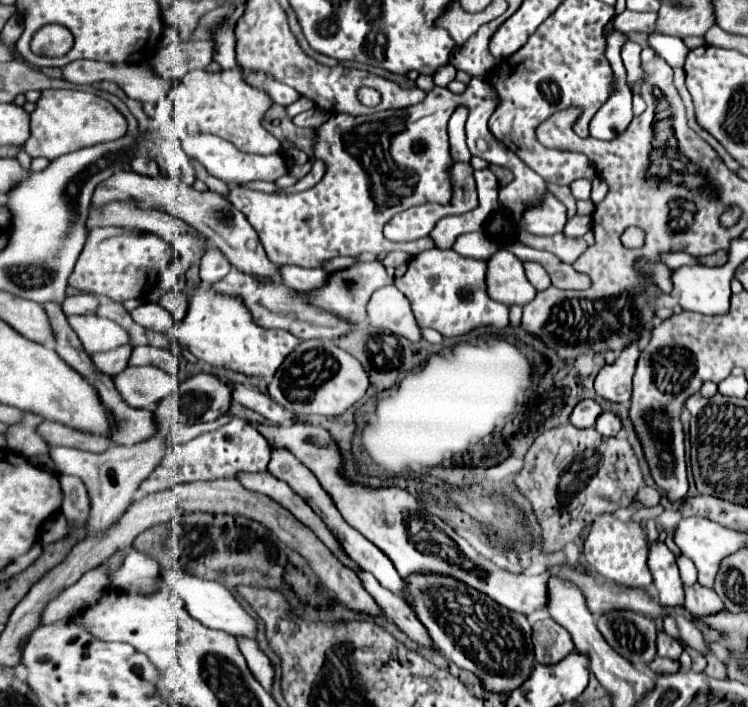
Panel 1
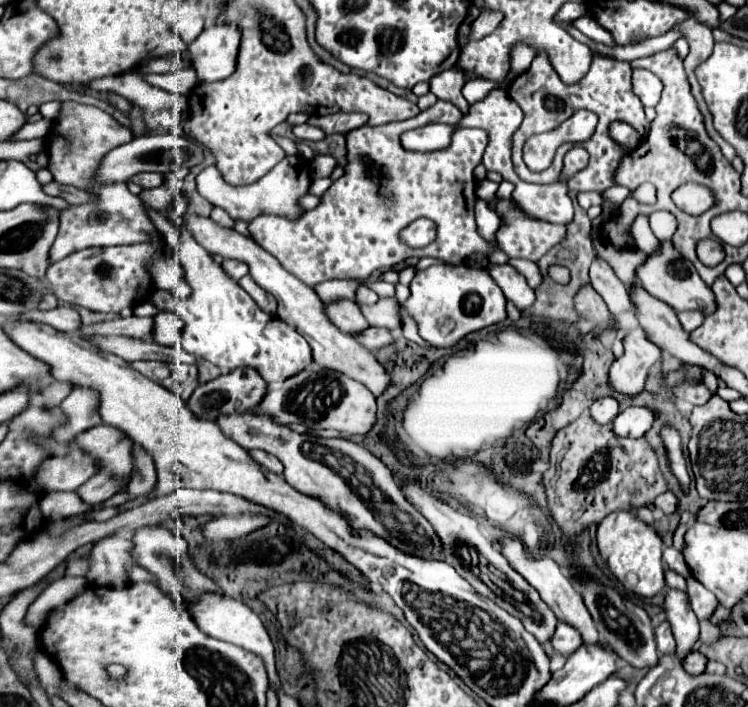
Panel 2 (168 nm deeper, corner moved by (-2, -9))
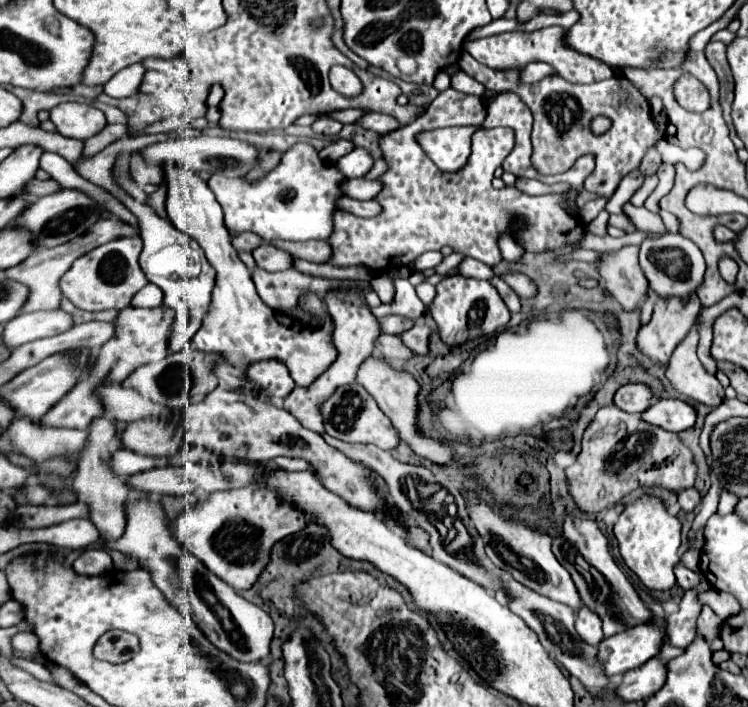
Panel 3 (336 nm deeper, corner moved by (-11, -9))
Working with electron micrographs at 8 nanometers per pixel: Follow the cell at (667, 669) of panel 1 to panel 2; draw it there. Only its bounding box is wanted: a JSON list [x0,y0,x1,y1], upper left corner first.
[683,651,707,675]

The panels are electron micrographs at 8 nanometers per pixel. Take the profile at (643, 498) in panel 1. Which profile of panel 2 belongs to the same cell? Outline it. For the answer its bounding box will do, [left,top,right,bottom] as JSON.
[655,491,677,513]

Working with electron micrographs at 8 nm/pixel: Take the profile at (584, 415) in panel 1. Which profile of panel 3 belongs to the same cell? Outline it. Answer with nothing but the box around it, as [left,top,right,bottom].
[614,385,652,413]

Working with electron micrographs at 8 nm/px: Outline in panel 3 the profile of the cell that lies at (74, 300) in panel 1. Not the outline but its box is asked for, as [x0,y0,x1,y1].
[2,309,74,349]

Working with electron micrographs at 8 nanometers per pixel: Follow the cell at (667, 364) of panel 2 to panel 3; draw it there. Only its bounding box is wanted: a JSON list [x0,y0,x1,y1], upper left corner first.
[666,325,724,407]

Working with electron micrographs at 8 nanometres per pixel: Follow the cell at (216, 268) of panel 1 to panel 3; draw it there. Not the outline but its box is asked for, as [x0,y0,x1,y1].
[254,245,292,271]

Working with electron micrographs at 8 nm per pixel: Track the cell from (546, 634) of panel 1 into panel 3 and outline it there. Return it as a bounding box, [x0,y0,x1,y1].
[576,607,604,647]

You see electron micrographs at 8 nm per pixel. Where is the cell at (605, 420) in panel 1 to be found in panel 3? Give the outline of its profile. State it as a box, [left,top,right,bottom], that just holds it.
[642,399,696,433]

